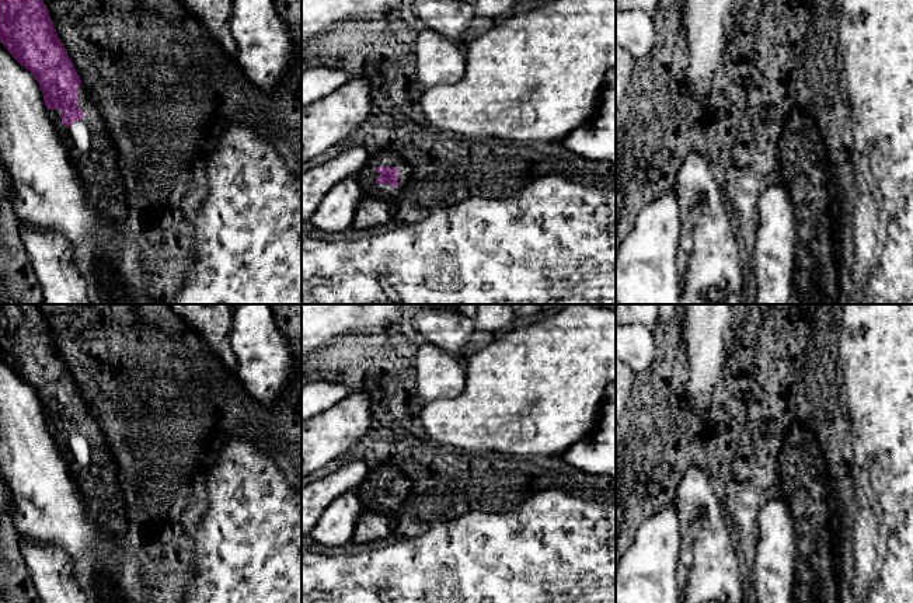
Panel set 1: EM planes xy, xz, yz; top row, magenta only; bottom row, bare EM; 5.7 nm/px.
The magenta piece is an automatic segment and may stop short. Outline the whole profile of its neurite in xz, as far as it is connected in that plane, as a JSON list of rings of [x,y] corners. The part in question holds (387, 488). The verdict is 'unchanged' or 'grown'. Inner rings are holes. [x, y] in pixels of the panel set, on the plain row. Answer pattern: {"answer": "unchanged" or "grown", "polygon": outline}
{"answer": "grown", "polygon": [[[380,464],[370,467],[355,492],[366,512],[395,517],[411,487],[411,481],[397,467]]]}

